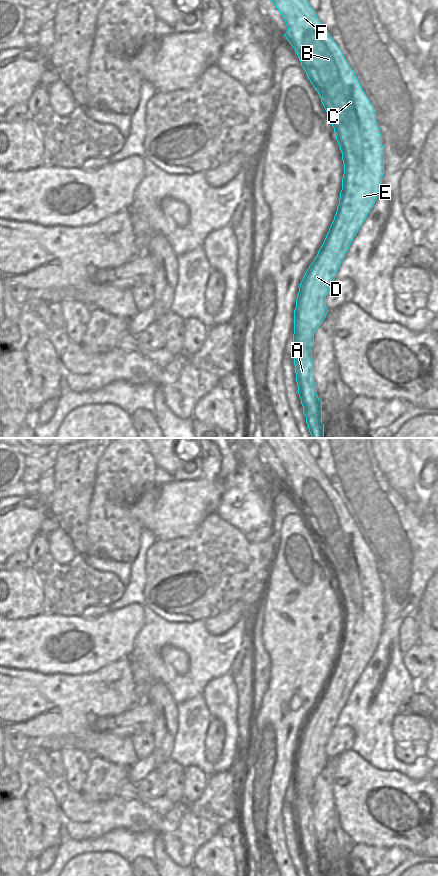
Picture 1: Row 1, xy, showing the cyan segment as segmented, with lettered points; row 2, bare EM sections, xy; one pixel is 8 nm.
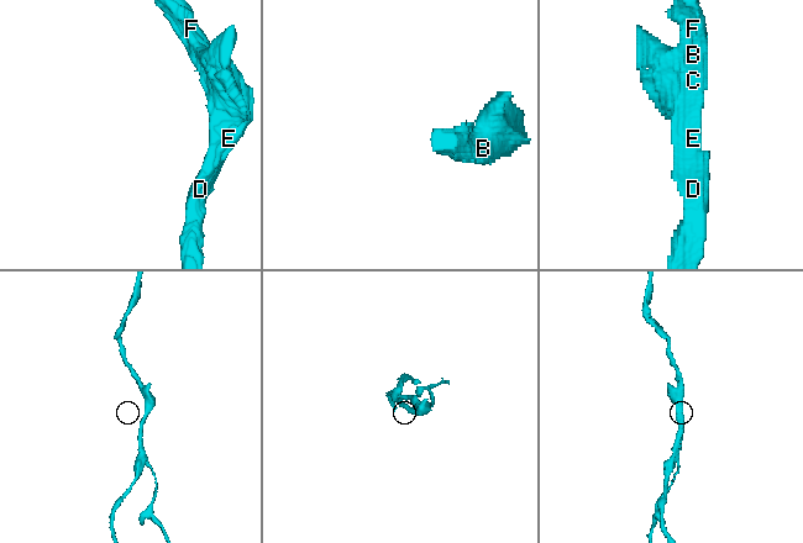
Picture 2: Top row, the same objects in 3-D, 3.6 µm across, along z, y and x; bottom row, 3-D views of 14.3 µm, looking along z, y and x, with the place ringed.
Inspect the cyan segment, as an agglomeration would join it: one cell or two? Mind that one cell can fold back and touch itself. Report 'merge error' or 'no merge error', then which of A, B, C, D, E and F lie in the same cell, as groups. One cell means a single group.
merge error | A / B C D E F

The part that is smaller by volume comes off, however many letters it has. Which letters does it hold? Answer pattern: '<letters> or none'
A

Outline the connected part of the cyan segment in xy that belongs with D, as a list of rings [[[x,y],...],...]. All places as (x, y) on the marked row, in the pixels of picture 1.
[[[272,0],[272,2],[288,27],[284,36],[298,55],[301,66],[318,92],[330,118],[344,164],[342,190],[334,220],[317,256],[300,283],[306,287],[306,291],[298,292],[294,310],[293,342],[309,340],[312,350],[314,333],[328,313],[326,295],[354,237],[378,197],[384,175],[384,147],[374,107],[342,51],[318,19],[308,0]]]

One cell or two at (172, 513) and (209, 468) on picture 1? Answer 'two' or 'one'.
one

